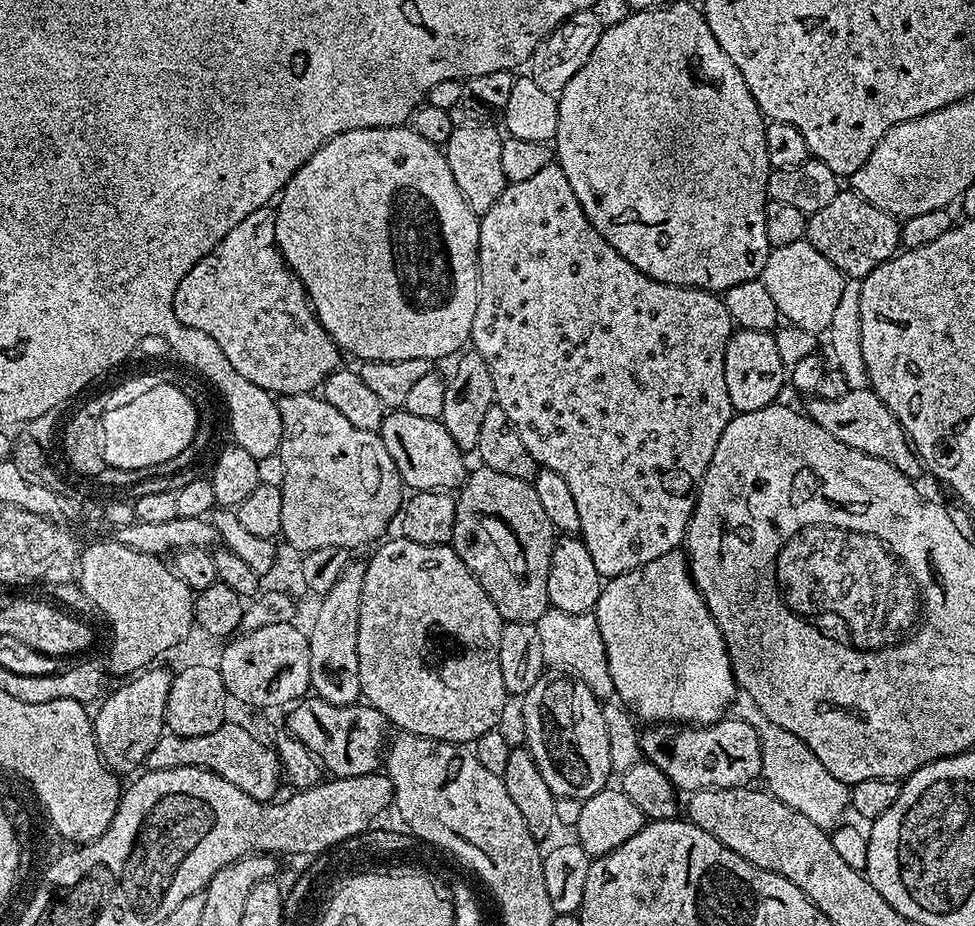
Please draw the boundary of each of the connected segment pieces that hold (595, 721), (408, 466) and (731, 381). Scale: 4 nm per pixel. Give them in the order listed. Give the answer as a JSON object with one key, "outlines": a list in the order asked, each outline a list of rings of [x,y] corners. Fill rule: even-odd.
{"outlines":[[[[552,674],[542,678],[530,686],[530,690],[522,697],[524,704],[520,708],[520,716],[524,719],[523,743],[528,753],[534,758],[538,770],[542,770],[542,779],[546,786],[557,796],[586,800],[609,787],[613,779],[612,763],[610,762],[610,734],[606,734],[606,718],[604,704],[600,697],[595,696],[588,684],[569,678],[564,674]]],[[[392,410],[385,415],[379,431],[386,450],[396,463],[396,475],[409,489],[417,492],[452,490],[463,484],[466,475],[464,468],[465,453],[450,436],[450,430],[441,420],[418,418],[403,410]]],[[[745,328],[733,331],[726,346],[726,391],[730,393],[733,413],[762,410],[781,399],[780,391],[786,388],[786,369],[778,354],[776,338],[772,332],[759,332]]]]}

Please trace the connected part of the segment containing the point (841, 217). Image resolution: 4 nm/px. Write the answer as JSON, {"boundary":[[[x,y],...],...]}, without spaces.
{"boundary":[[[841,190],[822,210],[811,213],[808,218],[807,242],[822,254],[830,258],[834,266],[845,277],[863,278],[875,268],[882,268],[893,256],[901,251],[901,221],[891,216],[886,210],[878,210],[866,198],[851,190]]]}

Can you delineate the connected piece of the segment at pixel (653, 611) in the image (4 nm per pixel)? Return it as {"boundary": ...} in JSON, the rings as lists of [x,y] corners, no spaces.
{"boundary":[[[683,551],[662,554],[662,558],[654,558],[654,562],[646,562],[646,566],[611,577],[601,587],[594,615],[606,646],[606,662],[616,696],[633,717],[648,720],[644,722],[703,726],[721,719],[732,699],[734,704],[738,685],[732,673],[728,647],[722,638],[722,630],[718,630],[708,604],[692,580],[692,570]]]}

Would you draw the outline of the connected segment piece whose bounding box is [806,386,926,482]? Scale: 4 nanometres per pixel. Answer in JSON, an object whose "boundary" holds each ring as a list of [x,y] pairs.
{"boundary":[[[853,387],[842,398],[809,399],[806,414],[811,420],[818,422],[818,426],[822,426],[826,434],[838,438],[838,442],[846,442],[846,446],[862,450],[862,454],[870,458],[882,458],[882,462],[890,462],[890,466],[894,466],[914,482],[919,481],[919,476],[925,475],[926,469],[920,463],[920,457],[916,455],[912,441],[908,439],[903,426],[898,422],[898,418],[894,418],[886,402],[882,402],[882,398],[878,398],[878,394],[872,391],[871,387],[863,387]]]}

